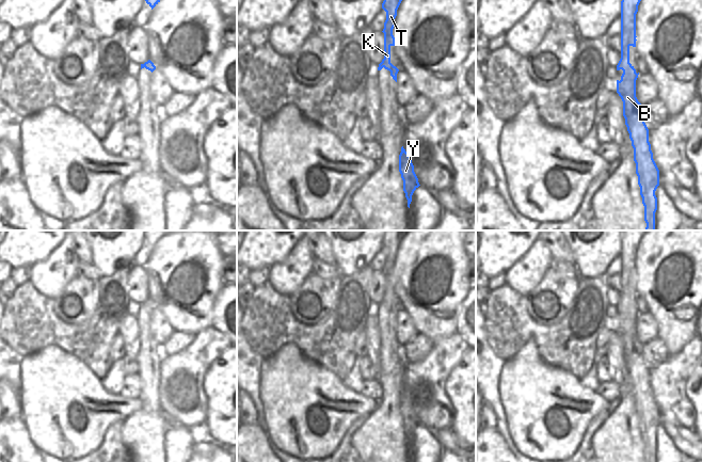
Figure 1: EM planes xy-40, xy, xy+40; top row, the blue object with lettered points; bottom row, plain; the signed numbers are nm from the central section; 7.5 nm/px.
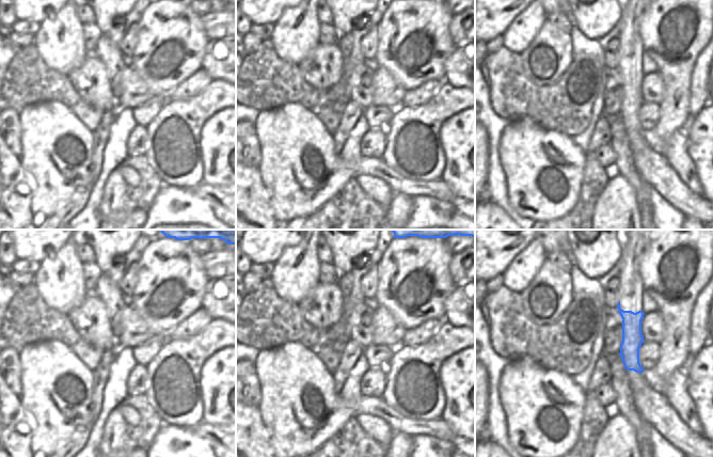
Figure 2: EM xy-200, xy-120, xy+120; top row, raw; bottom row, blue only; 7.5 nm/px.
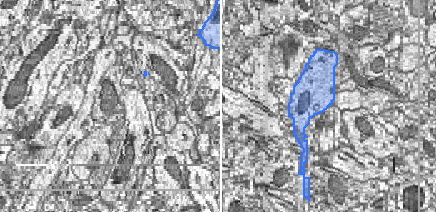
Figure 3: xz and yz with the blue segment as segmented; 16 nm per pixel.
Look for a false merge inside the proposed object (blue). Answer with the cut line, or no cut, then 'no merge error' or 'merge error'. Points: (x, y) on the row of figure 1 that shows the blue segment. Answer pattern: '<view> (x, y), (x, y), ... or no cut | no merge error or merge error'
xy+40 (628, 45), (621, 47) | merge error

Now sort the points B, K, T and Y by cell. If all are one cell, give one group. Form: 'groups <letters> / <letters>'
groups B K Y / T

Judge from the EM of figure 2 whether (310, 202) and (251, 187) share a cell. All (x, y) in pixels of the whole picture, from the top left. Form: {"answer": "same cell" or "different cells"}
{"answer": "different cells"}

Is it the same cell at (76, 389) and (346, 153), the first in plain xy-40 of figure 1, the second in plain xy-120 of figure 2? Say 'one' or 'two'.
two

